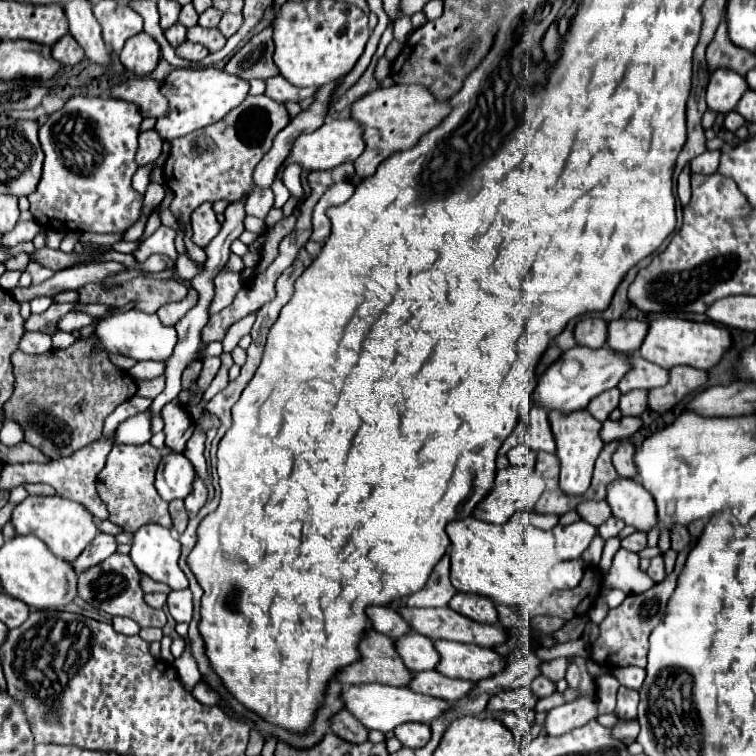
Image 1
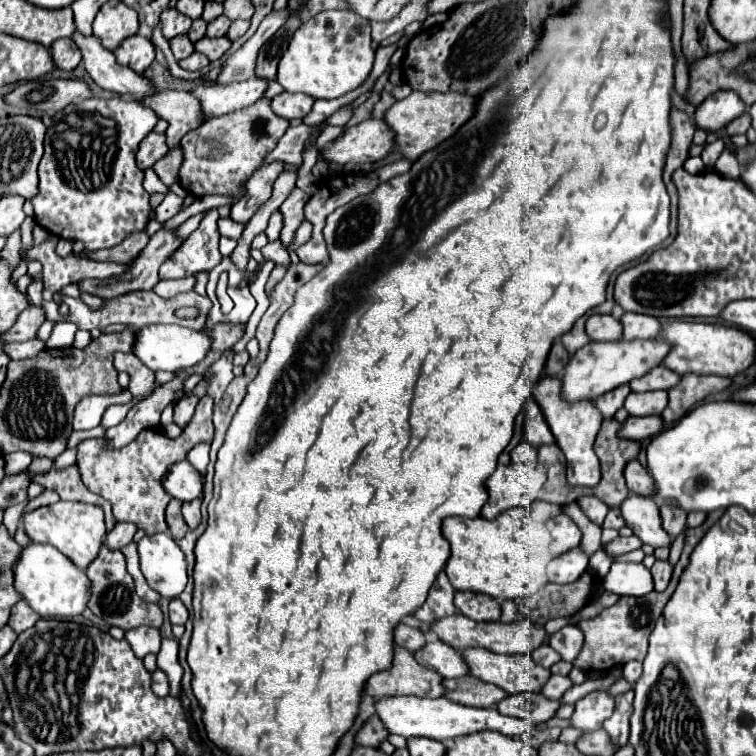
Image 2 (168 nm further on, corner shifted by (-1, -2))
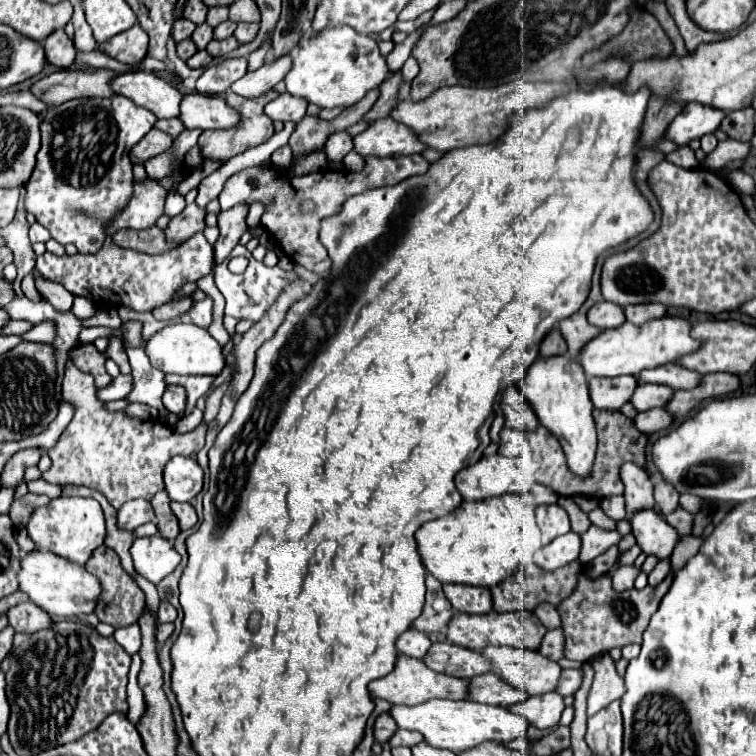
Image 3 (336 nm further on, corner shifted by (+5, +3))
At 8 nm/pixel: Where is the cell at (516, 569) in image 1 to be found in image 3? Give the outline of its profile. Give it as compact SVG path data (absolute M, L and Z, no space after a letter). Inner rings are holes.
M534 484L532 489L526 494L506 494L506 496L498 496L498 498L488 498L488 500L482 500L482 502L462 502L462 506L460 508L456 508L454 512L450 512L450 514L446 514L446 516L442 516L442 518L438 518L438 520L432 520L432 522L426 522L426 524L422 524L422 528L416 532L416 542L418 542L418 546L420 546L420 556L422 556L422 562L424 562L424 566L426 566L426 570L434 576L434 578L438 578L440 582L452 582L452 584L470 584L470 586L484 586L484 588L494 588L494 586L498 586L498 584L502 584L506 578L510 578L512 574L516 574L518 572L518 568L520 566L528 566L528 564L532 564L532 556L534 556L534 550L538 550L538 548L544 548L544 546L548 546L548 544L542 544L540 542L540 530L538 530L538 524L536 524L536 520L534 520L534 510L538 508L538 506L548 506L548 504L542 505L542 491L550 491L552 495L554 492L545 486L540 484Z

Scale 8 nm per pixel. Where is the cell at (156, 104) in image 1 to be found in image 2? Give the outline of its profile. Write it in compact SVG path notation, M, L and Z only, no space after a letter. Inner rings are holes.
M164 89L144 99L142 103L154 109L160 115L160 119L166 119L170 123L166 133L170 149L174 149L188 131L200 127L204 121L204 113L200 111L200 101L188 91Z

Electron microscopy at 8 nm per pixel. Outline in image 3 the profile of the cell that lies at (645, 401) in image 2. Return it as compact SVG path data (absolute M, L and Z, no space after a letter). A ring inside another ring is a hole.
M640 384L630 402L632 406L638 410L638 412L646 412L650 408L656 408L656 406L664 406L668 400L670 400L670 394L674 390L670 386L660 386L660 384Z

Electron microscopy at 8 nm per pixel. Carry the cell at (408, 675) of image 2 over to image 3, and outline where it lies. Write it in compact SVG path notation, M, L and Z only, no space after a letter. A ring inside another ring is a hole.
M398 654L394 670L384 678L372 680L368 684L368 690L374 698L388 700L390 704L420 704L420 702L426 702L426 700L432 700L432 698L462 700L462 698L466 698L466 686L468 686L468 682L462 680L462 678L454 678L454 676L434 672L422 660L410 658L406 654Z

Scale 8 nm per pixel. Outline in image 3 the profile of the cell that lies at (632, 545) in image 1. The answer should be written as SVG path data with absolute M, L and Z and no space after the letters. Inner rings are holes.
M590 526L584 534L582 534L582 554L580 554L580 562L588 564L590 560L594 560L596 556L604 554L608 548L616 546L622 540L622 534L612 530L602 530L598 526Z

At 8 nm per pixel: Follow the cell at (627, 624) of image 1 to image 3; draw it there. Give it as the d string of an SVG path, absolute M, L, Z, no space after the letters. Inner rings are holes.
M672 572L658 586L646 586L644 590L614 592L610 586L610 576L604 574L596 582L580 574L578 590L558 606L564 628L564 658L588 662L598 654L610 652L612 648L622 648L628 644L640 644L642 632L646 630L650 616L658 610L662 596L668 592L672 582Z

